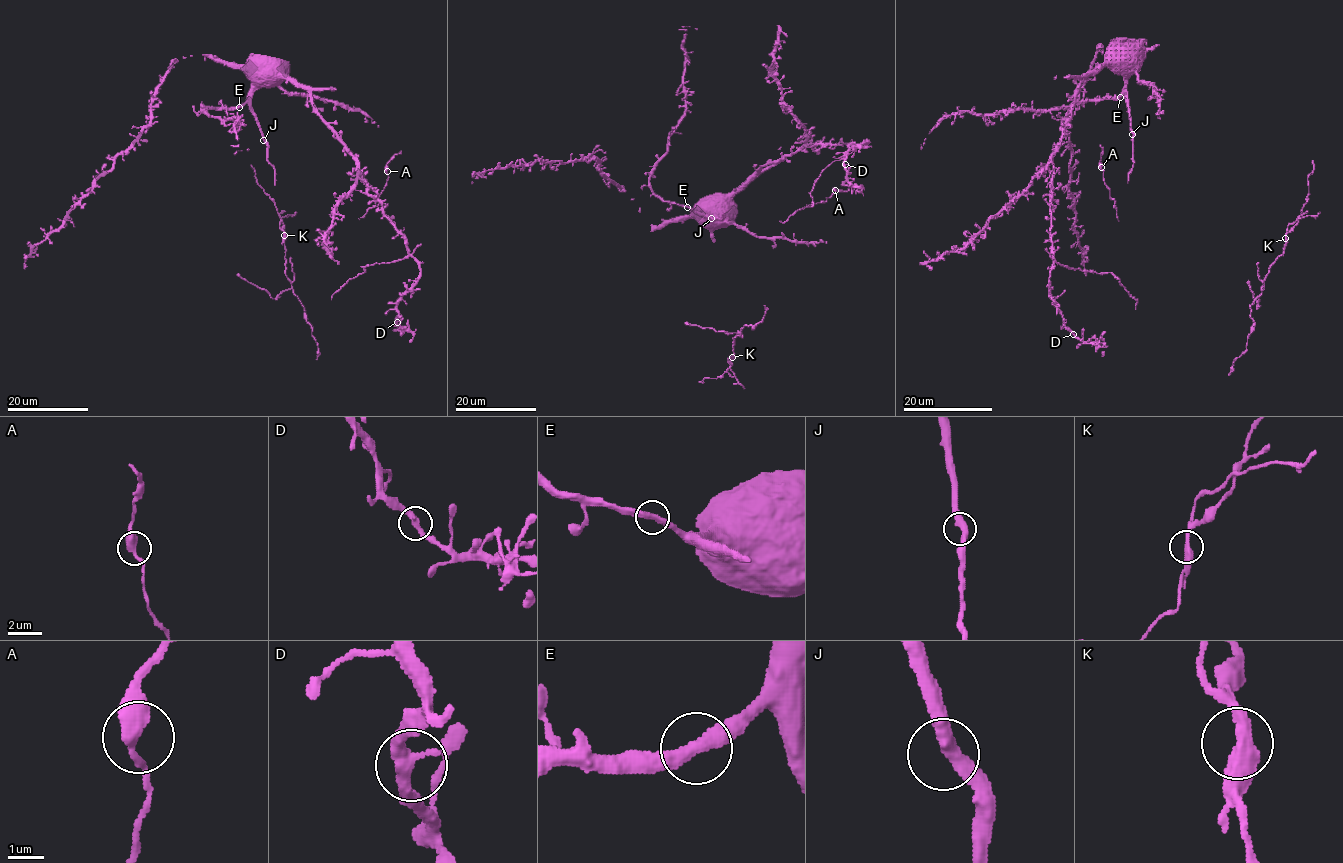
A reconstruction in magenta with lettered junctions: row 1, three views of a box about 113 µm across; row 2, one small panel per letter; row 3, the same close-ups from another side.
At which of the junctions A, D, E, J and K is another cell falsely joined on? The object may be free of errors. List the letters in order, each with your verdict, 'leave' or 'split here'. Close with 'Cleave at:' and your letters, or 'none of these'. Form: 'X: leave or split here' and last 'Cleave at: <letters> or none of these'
A: leave
D: leave
E: leave
J: leave
K: split here
Cleave at: K

